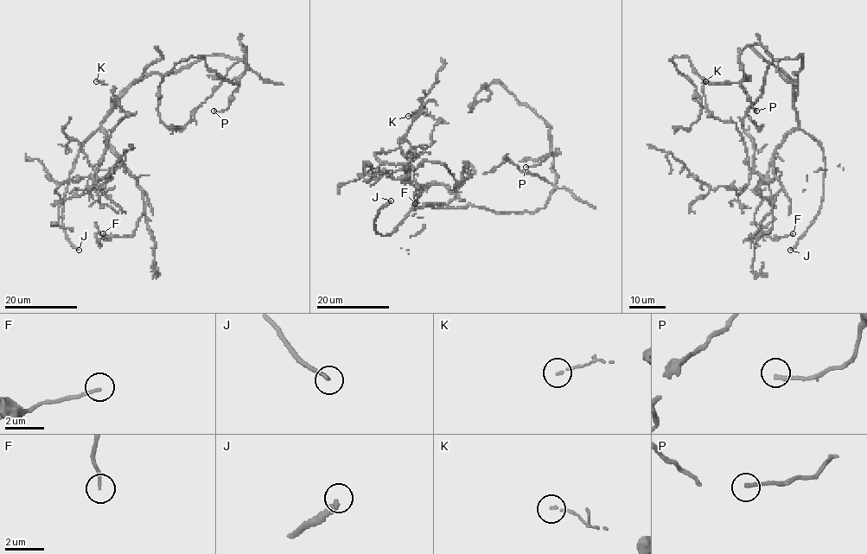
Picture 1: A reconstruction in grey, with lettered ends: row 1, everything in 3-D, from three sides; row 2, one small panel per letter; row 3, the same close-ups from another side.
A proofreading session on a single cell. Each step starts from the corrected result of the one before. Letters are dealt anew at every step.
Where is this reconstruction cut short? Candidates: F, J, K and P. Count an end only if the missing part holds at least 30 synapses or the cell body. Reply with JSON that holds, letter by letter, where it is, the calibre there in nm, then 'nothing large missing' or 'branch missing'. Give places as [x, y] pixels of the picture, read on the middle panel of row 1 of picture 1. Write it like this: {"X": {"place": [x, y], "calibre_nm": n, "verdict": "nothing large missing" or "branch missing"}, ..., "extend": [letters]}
{"F": {"place": [415, 203], "calibre_nm": 150, "verdict": "nothing large missing"}, "J": {"place": [391, 200], "calibre_nm": 200, "verdict": "branch missing"}, "K": {"place": [408, 116], "calibre_nm": 110, "verdict": "nothing large missing"}, "P": {"place": [525, 167], "calibre_nm": 180, "verdict": "nothing large missing"}, "extend": ["J"]}

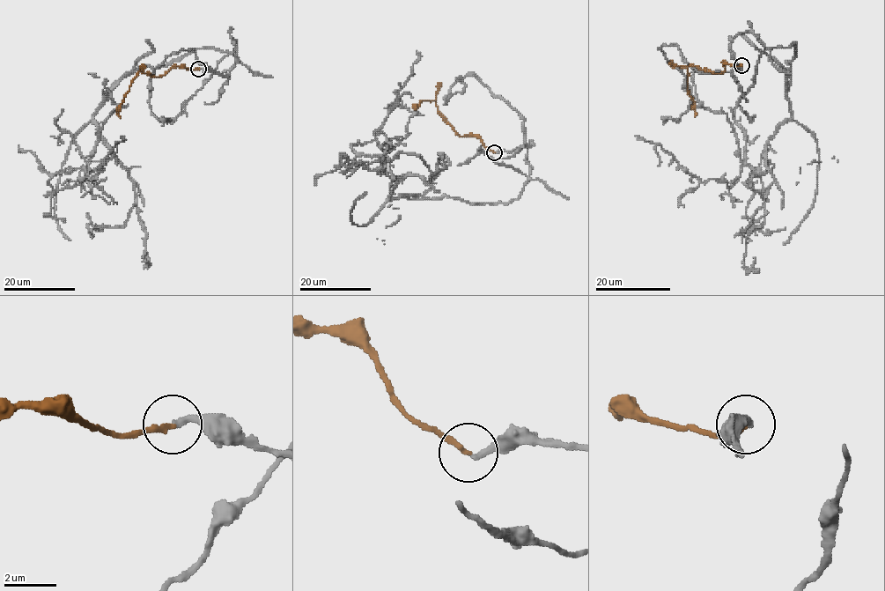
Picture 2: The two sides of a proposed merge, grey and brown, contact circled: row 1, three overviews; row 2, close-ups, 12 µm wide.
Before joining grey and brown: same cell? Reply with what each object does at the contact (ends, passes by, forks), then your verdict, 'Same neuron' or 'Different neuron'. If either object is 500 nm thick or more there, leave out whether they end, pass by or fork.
At the ring grey ends. At the ring brown ends. Same neuron

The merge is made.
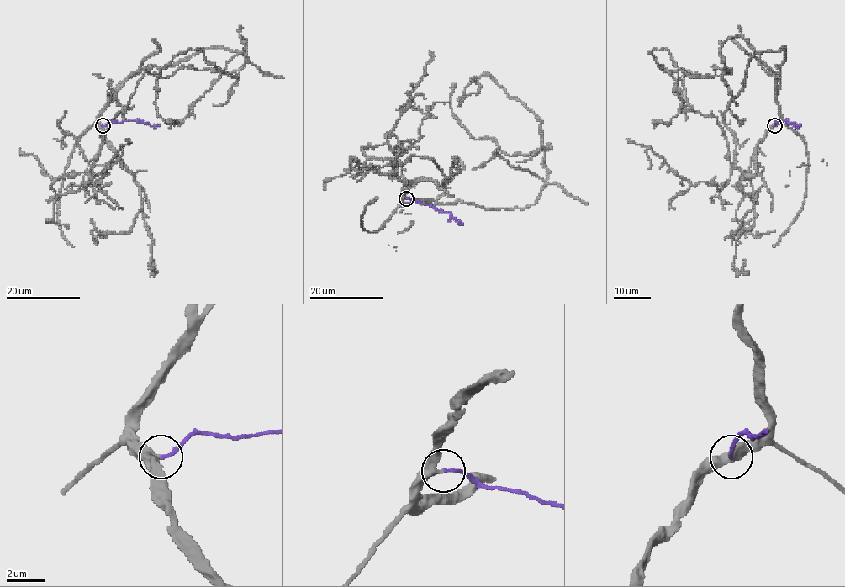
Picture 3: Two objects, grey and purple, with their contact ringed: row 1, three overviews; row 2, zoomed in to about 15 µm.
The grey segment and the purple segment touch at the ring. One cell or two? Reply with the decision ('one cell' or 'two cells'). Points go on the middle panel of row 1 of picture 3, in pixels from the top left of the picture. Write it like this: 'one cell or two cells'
one cell

